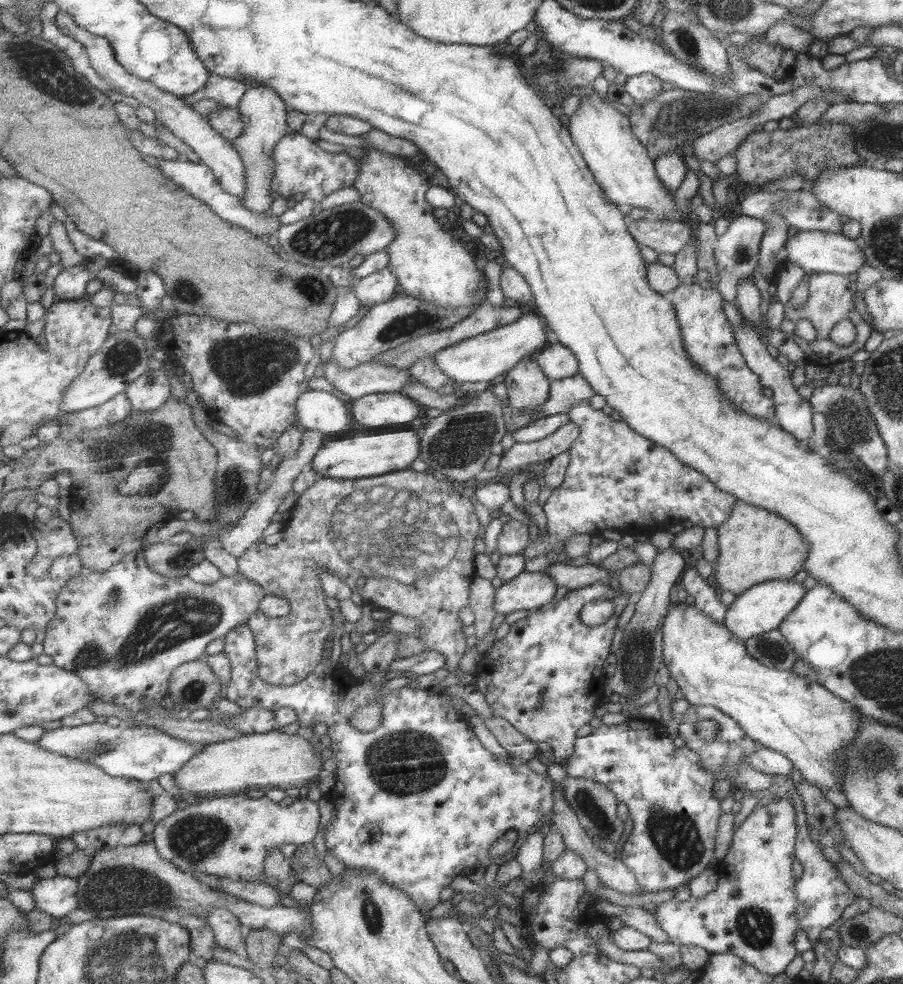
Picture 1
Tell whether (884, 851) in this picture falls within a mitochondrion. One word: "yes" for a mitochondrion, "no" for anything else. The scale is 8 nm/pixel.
no

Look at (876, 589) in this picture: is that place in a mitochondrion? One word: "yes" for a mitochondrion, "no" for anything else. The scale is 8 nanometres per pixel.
no

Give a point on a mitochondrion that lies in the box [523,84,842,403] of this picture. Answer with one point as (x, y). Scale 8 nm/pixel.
(679, 118)

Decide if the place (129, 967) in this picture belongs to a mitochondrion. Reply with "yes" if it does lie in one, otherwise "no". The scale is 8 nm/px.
yes

